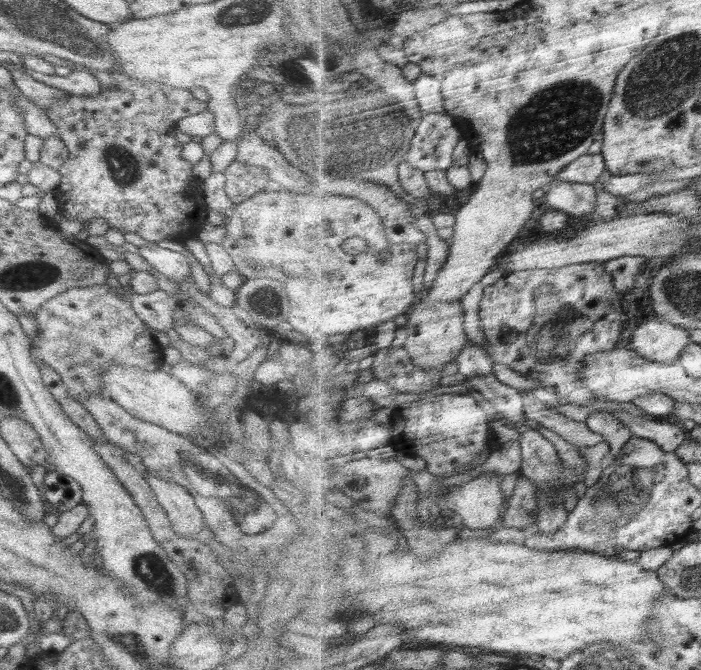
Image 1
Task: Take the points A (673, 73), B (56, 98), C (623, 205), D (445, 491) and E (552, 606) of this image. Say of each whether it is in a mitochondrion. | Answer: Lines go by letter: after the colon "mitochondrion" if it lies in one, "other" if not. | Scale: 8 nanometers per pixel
A: mitochondrion
B: other
C: other
D: other
E: other

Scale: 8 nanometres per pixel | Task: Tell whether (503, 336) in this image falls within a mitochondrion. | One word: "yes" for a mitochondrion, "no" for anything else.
no

